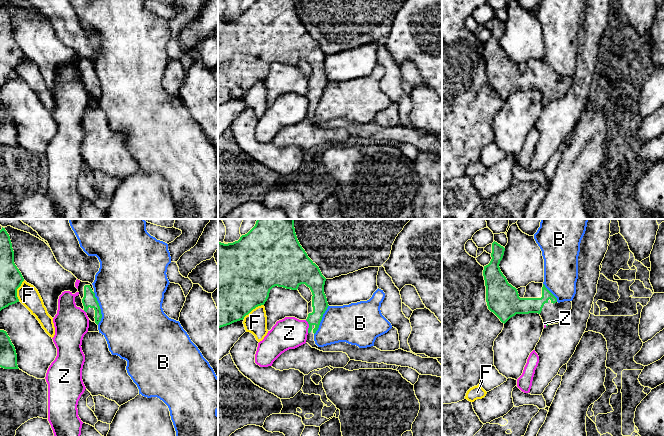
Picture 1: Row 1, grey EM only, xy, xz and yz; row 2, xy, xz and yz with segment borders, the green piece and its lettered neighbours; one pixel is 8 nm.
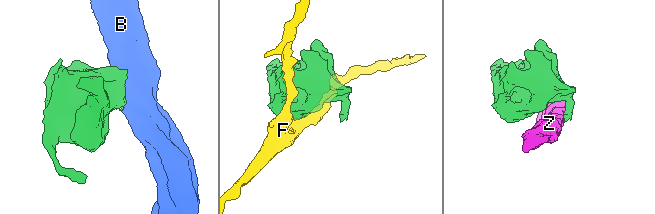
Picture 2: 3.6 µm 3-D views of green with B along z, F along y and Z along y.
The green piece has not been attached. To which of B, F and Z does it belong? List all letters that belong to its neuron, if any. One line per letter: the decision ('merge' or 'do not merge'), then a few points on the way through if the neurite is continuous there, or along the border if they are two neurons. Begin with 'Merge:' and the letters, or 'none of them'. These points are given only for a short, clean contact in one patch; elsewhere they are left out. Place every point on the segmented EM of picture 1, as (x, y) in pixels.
Merge: none of them
B: do not merge; border along xy (93, 292), (101, 314), (101, 320), (98, 324)
F: do not merge
Z: do not merge

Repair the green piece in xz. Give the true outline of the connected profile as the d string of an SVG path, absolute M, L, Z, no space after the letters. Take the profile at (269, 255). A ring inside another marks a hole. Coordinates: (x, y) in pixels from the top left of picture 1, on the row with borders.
M257 219L255 226L238 241L228 244L218 241L218 329L243 320L253 309L264 305L273 287L297 290L301 284L305 284L313 295L308 303L306 319L309 324L306 343L312 348L323 352L343 352L350 360L355 361L409 367L421 375L442 378L442 365L437 359L422 358L402 349L381 351L374 346L359 348L346 342L318 347L314 334L329 306L324 293L325 281L319 267L300 245L295 233L294 219Z

